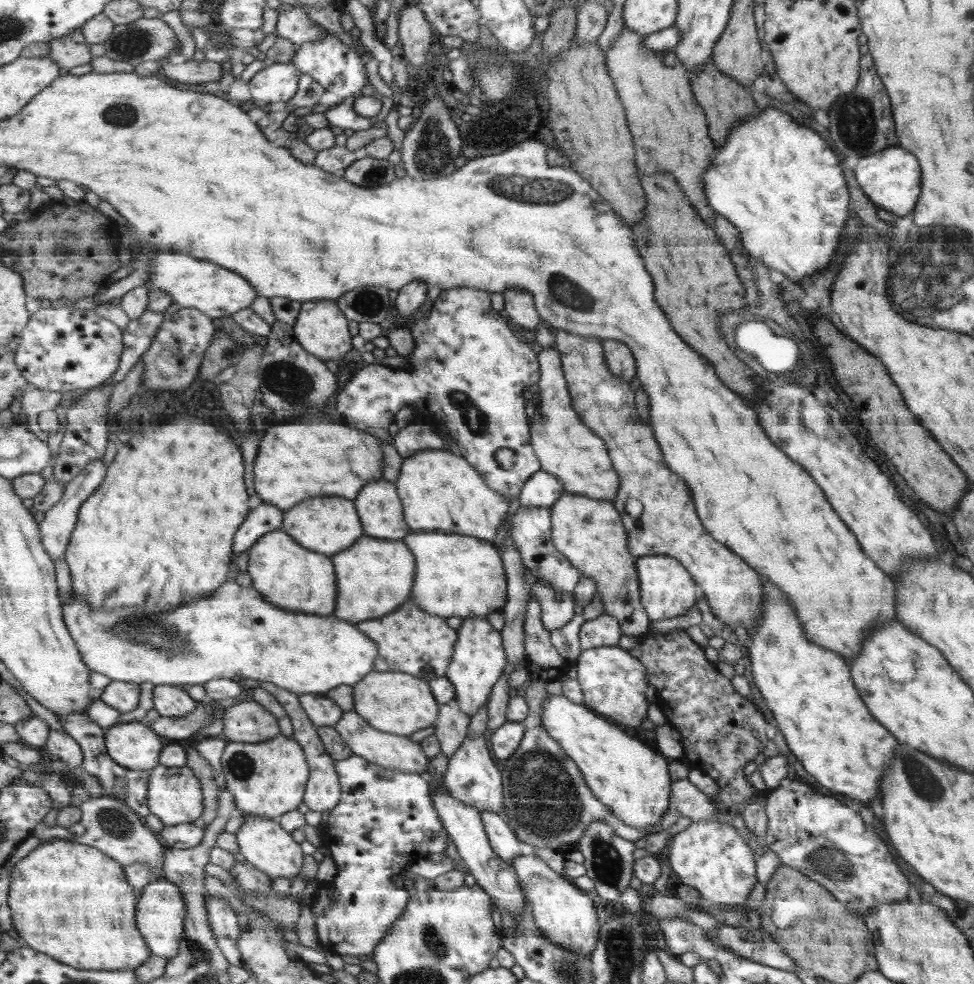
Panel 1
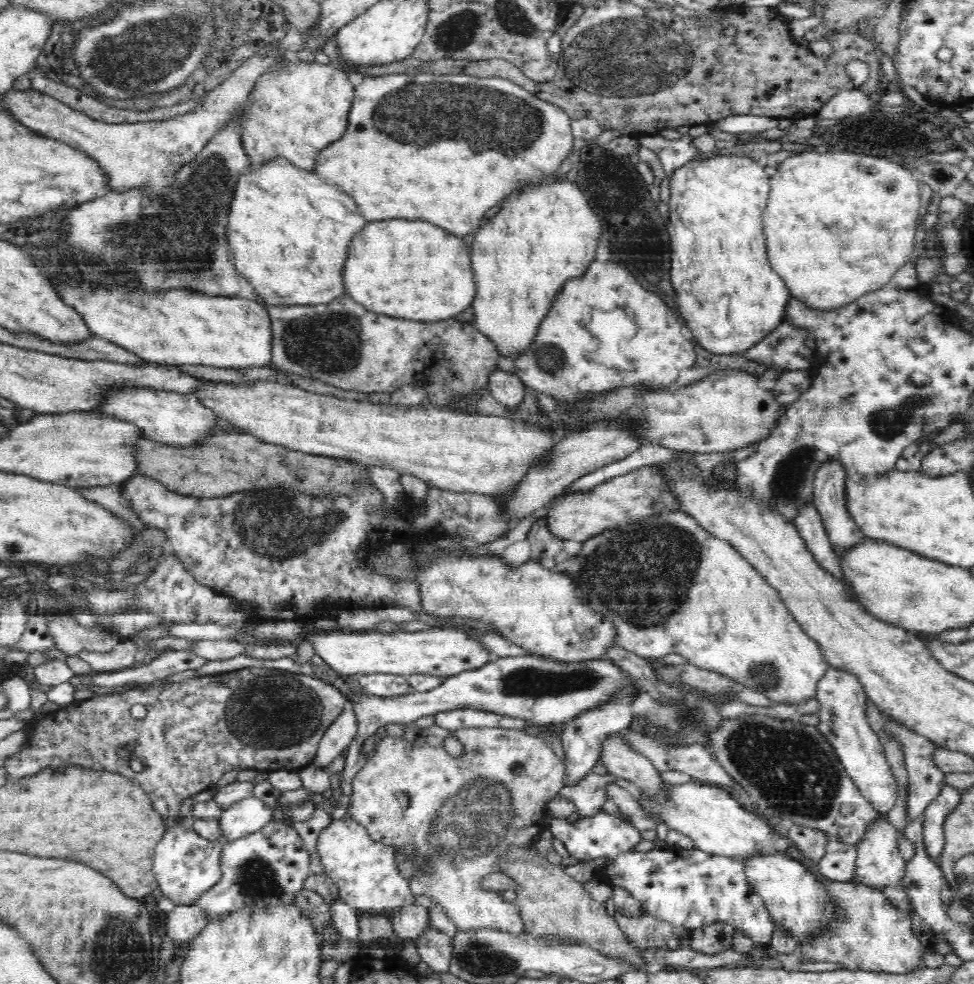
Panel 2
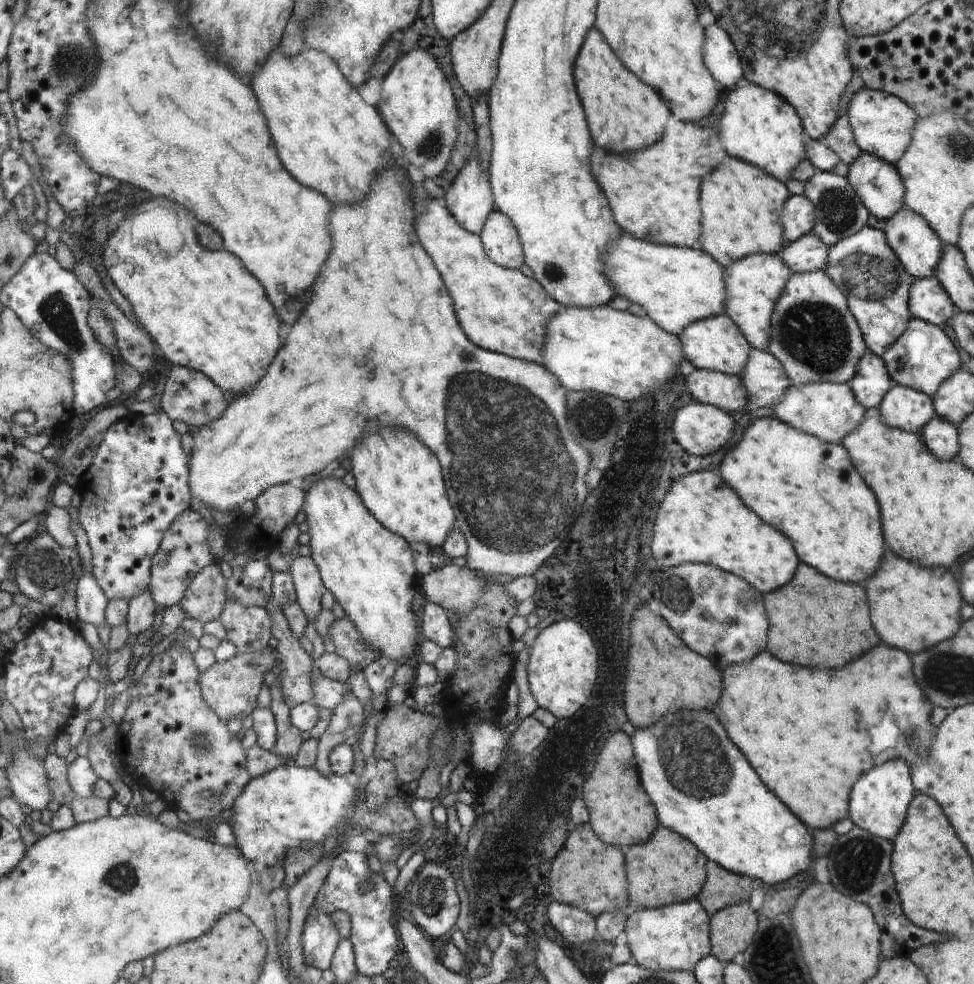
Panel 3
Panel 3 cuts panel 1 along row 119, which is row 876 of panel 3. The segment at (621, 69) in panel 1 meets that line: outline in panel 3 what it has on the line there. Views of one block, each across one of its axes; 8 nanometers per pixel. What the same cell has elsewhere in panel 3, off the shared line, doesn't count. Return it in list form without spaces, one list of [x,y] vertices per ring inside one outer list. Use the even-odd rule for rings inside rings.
[[[660,826],[648,842],[626,846],[627,855],[629,910],[655,909],[687,900],[694,900],[703,892],[707,884],[707,856],[698,852],[695,843],[691,843],[676,831]]]

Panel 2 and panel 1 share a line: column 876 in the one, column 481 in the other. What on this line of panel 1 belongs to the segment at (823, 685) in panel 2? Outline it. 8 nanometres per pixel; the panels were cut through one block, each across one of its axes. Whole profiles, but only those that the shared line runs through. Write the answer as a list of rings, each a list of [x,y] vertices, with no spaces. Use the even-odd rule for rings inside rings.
[[[468,734],[460,748],[449,758],[443,774],[444,785],[451,790],[451,796],[479,811],[504,811],[500,764],[492,759],[483,734]]]

